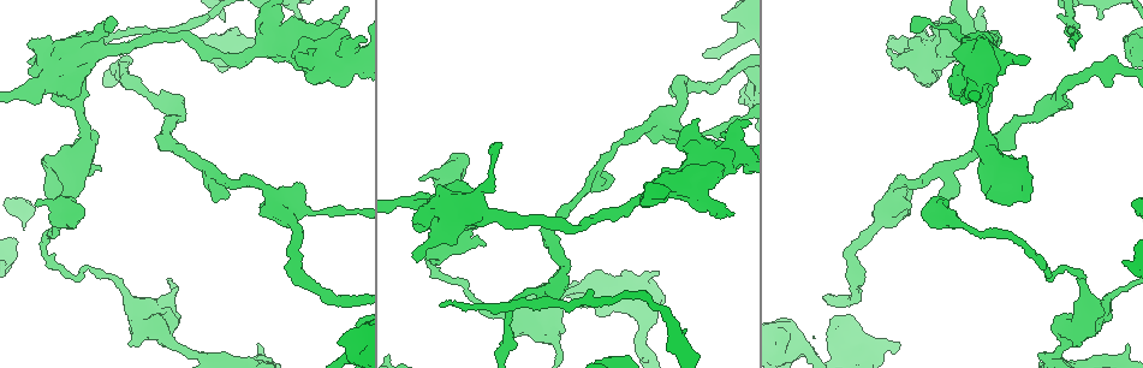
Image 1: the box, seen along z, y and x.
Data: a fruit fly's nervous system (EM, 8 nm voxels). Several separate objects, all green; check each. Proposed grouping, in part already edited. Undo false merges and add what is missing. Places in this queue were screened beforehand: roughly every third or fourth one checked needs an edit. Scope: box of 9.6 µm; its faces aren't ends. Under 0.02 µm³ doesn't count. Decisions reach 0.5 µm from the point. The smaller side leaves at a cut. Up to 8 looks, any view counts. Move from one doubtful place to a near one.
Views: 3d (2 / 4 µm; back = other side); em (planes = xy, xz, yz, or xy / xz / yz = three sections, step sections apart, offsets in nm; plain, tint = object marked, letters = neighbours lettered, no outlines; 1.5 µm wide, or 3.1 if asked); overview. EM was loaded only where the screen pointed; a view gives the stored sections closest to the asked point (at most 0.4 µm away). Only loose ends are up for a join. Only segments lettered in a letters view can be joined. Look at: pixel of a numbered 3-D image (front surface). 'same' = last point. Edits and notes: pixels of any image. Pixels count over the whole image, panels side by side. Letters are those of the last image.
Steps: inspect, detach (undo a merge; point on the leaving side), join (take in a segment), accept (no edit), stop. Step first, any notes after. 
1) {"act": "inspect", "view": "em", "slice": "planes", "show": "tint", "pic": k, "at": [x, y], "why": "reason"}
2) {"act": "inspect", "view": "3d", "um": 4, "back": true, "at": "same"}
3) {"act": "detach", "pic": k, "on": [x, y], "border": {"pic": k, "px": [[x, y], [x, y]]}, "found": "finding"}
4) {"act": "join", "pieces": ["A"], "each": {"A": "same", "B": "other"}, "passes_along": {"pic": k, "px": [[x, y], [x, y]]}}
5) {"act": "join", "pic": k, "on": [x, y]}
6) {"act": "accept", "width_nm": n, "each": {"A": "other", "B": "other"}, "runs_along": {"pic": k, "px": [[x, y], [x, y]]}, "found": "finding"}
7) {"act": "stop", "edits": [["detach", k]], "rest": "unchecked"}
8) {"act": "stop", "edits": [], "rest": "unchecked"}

{"act": "inspect", "view": "3d", "um": 4, "pic": 1, "at": [444, 305], "why": "long arm stops here"}

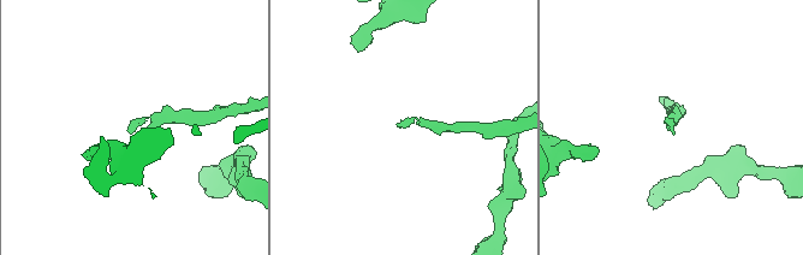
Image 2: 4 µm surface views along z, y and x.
{"act": "inspect", "view": "em", "slice": "planes", "show": "letters", "pic": 2, "at": [130, 133], "why": "now the EM"}

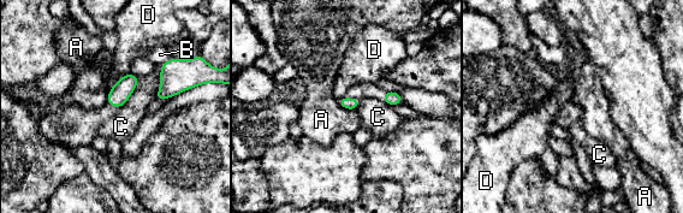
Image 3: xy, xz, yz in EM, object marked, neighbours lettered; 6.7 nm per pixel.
{"act": "accept", "each": {"A": "other", "B": "other", "C": "other", "D": "other"}, "border": {"pic": 3, "px": [[160, 66], [160, 89], [154, 99]]}, "found": "no lettered segment goes on from it"}

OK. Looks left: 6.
{"act": "inspect", "view": "em", "slice": "yz", "step": 8, "show": "letters", "pic": 1, "at": [31, 40], "why": "thick end"}

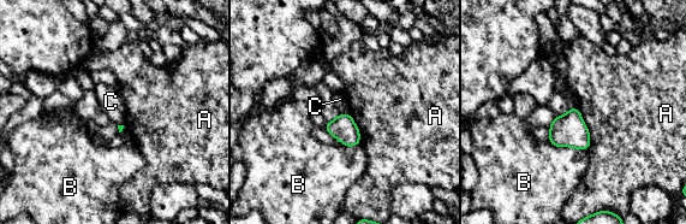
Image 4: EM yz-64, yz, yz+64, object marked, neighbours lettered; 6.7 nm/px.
{"act": "accept", "longest_contact_nm": ["A", 300], "each": {"A": "other", "B": "other", "C": "other"}, "found": "no lettered segment goes on from it"}

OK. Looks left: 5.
{"act": "inspect", "view": "3d", "um": 4, "pic": 1, "at": [1049, 277], "why": "abrupt turn"}

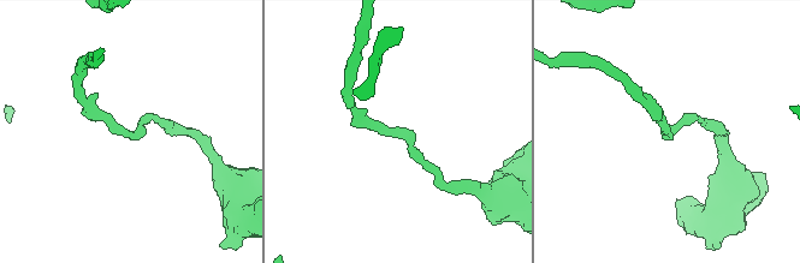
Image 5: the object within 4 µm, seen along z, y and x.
{"act": "inspect", "view": "em", "slice": "planes", "show": "plain", "pic": 5, "at": [139, 135], "why": "need the tissue"}

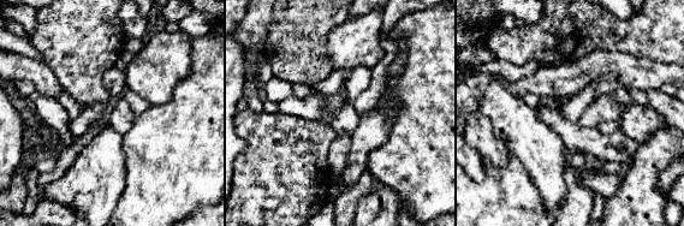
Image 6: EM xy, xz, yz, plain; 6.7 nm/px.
{"act": "inspect", "view": "em", "slice": "planes", "show": "letters", "at": "same", "why": "see the neighbours"}

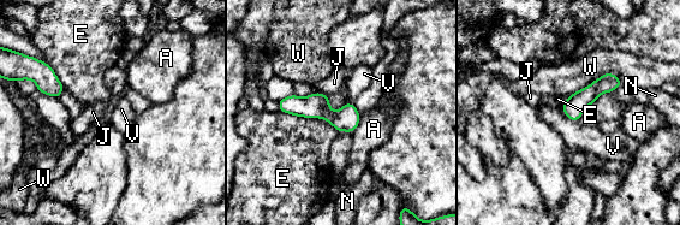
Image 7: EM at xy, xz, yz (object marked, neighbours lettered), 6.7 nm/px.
{"act": "accept", "each": {"A": "other", "E": "other", "J": "other", "N": "other", "V": "other", "W": "other"}, "border": {"pic": 7, "px": [[561, 107], [568, 118], [577, 122]]}, "found": "continuous, no second neuron"}

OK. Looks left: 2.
{"act": "stop", "edits": [], "rest": "unchecked"}

